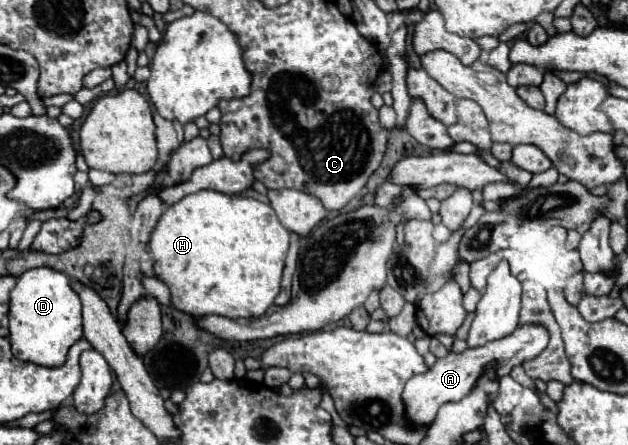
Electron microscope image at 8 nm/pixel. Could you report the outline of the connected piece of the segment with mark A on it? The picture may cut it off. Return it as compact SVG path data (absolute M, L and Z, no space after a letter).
M520 324L512 334L504 336L500 340L492 340L492 342L478 346L478 348L468 348L462 354L450 352L446 358L436 360L436 364L426 374L414 376L406 382L404 392L402 392L402 400L406 406L408 420L416 426L430 424L436 418L436 412L442 404L458 402L464 396L468 396L488 368L494 366L496 378L502 378L502 376L510 374L510 370L514 366L522 366L524 362L540 356L544 352L544 348L548 346L548 340L550 340L550 334L542 324Z

